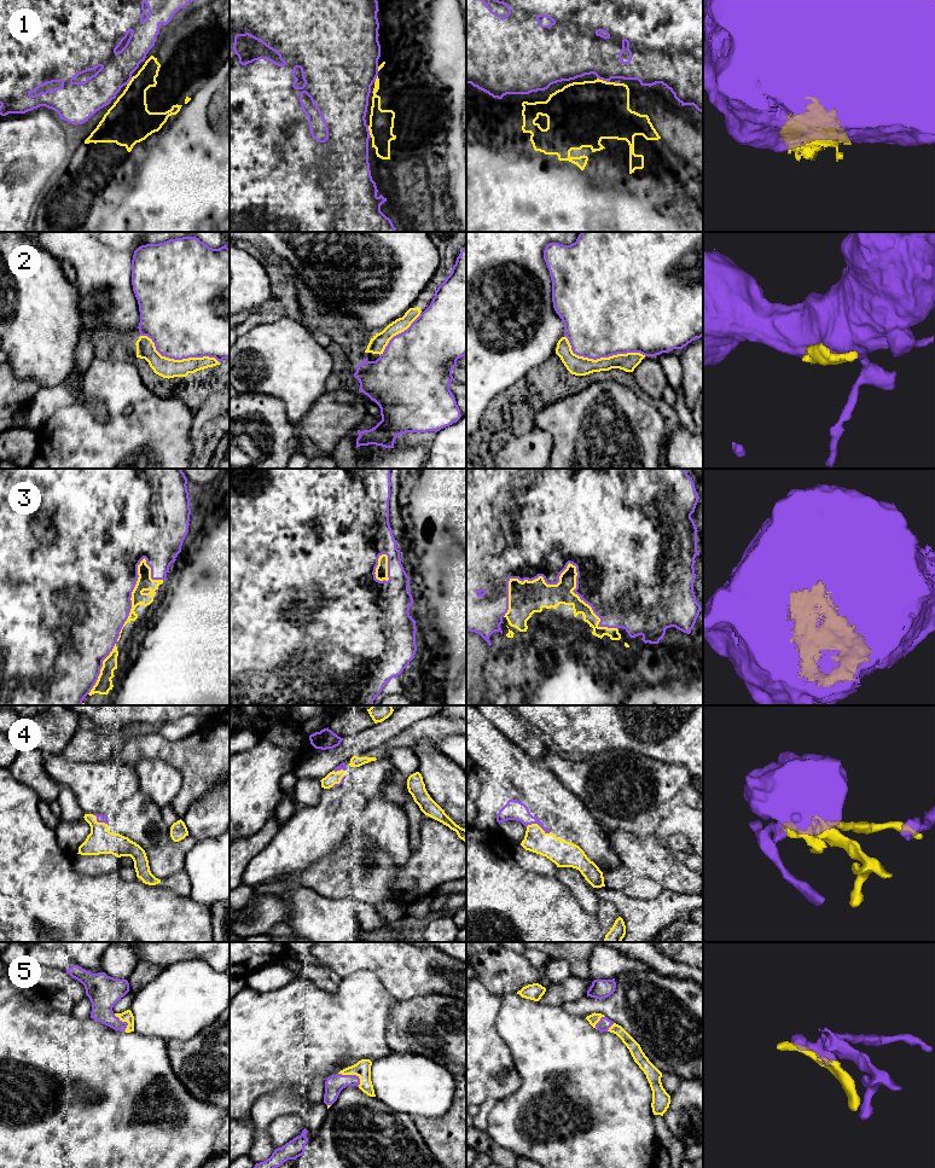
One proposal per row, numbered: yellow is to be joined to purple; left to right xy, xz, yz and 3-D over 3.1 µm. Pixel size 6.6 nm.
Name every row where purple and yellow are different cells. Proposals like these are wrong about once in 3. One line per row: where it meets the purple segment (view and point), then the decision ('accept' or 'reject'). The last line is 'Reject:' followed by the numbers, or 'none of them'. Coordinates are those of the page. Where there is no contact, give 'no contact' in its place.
1: meets purple in yz at (603, 80); accept
2: meets purple in yz at (602, 356); reject
3: meets purple in yz at (576, 568); accept
4: meets purple in yz at (538, 824); accept
5: meets purple in xz at (353, 1075); accept
Reject: 2

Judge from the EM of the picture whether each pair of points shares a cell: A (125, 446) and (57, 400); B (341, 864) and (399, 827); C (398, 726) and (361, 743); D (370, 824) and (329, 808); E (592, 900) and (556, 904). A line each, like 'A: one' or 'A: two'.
A: two
B: two
C: one
D: two
E: two

